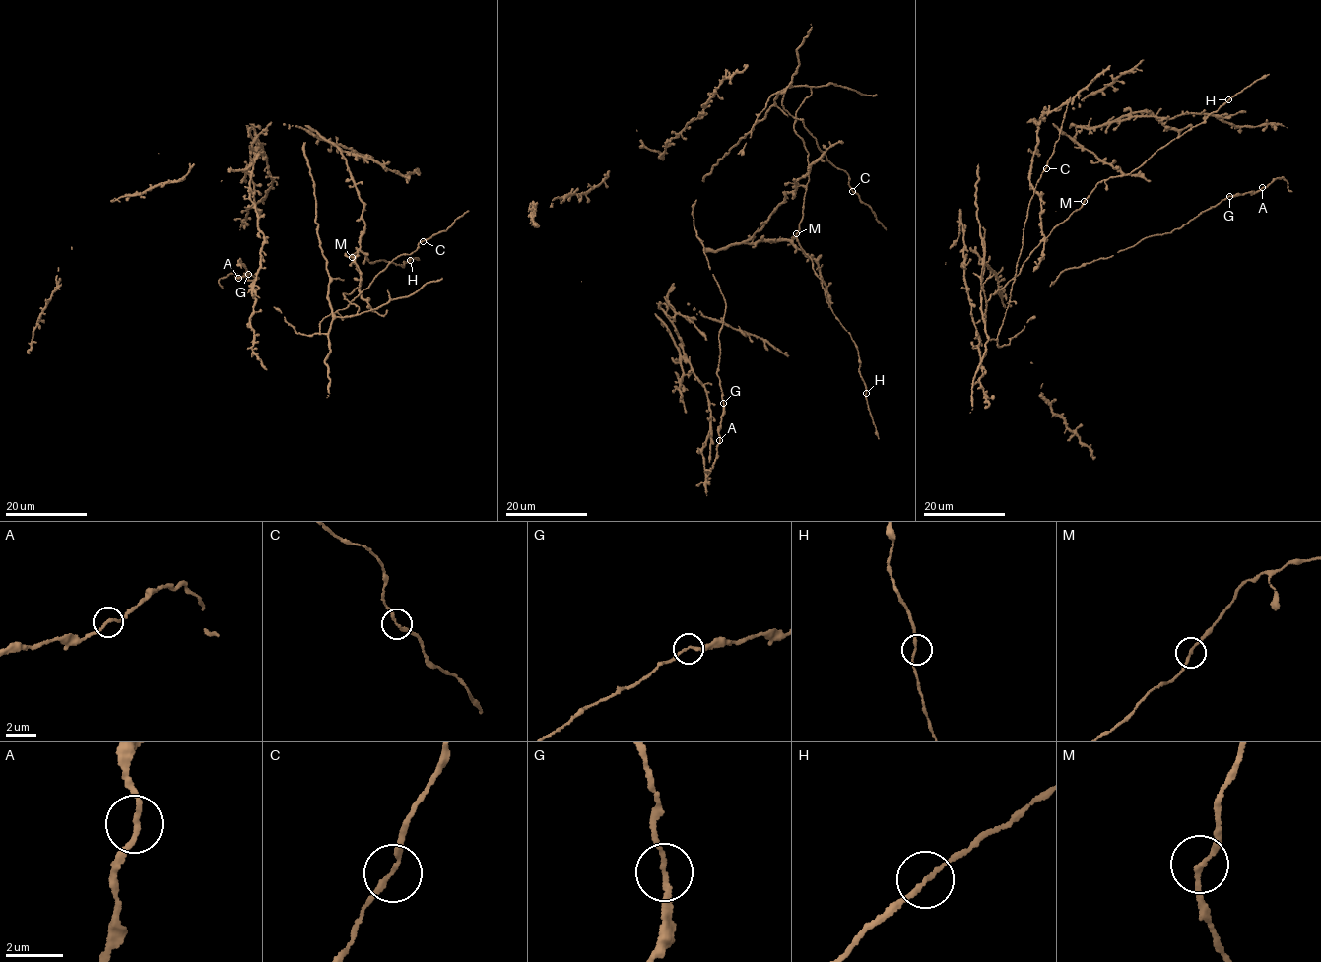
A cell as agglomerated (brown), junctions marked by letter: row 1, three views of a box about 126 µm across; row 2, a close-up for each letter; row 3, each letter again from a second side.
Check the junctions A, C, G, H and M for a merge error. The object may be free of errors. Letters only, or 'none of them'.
none of them

